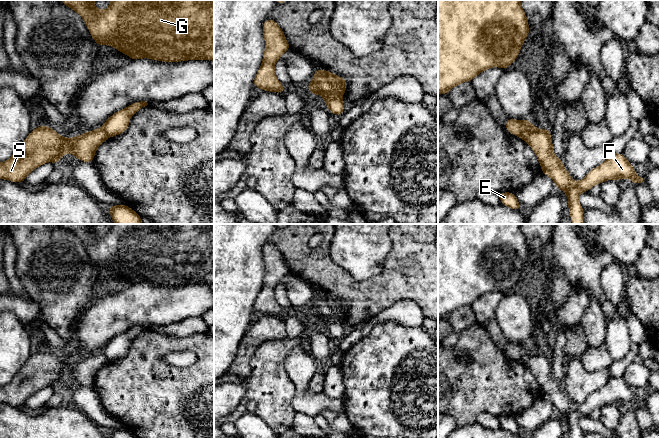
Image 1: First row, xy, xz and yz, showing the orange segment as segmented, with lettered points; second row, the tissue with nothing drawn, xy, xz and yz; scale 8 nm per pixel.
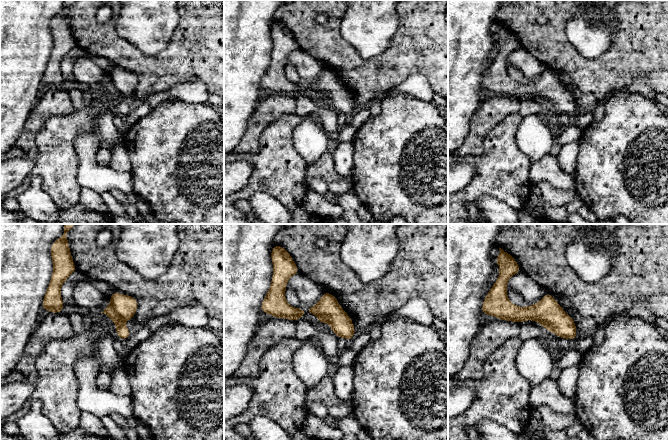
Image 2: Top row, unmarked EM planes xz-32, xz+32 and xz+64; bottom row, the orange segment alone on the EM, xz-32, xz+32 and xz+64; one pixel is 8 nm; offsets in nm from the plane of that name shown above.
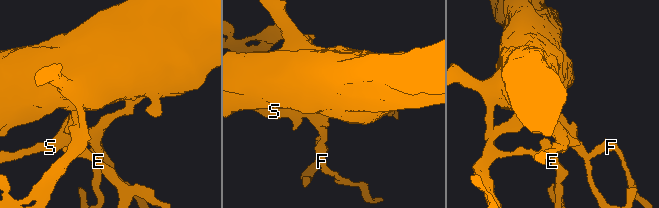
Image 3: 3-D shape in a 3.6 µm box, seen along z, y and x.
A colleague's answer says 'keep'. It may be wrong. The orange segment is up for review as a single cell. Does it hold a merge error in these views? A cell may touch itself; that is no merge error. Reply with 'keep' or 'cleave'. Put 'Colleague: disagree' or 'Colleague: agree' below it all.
cleave
Colleague: disagree

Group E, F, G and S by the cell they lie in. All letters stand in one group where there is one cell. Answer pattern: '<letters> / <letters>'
E G / F S

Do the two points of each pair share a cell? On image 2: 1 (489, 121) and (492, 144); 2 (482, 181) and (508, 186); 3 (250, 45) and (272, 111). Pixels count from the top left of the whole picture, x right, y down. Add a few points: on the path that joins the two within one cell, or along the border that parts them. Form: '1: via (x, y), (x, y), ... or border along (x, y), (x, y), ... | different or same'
1: border along (507, 115), (487, 134), (481, 153) | different
2: via (488, 181), (502, 181) | same
3: border along (260, 99), (248, 119) | different

